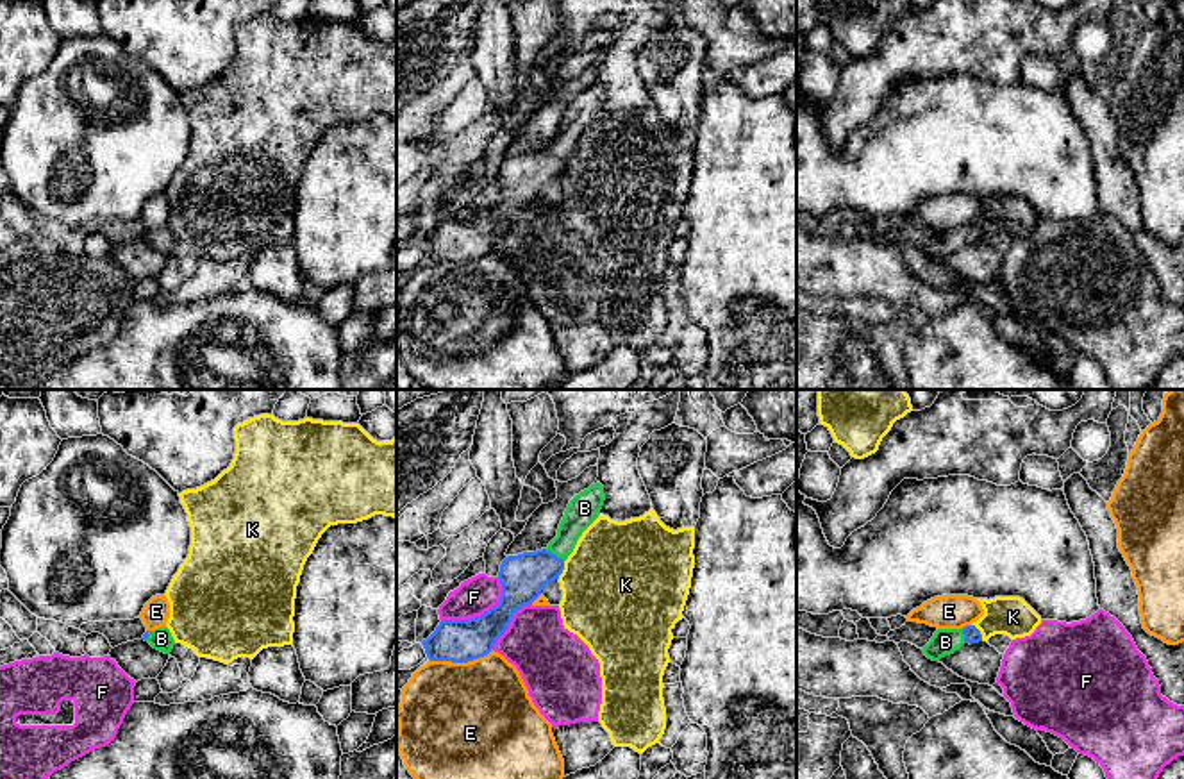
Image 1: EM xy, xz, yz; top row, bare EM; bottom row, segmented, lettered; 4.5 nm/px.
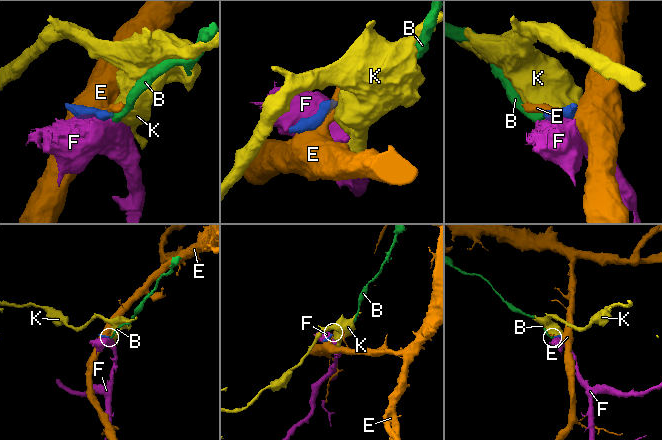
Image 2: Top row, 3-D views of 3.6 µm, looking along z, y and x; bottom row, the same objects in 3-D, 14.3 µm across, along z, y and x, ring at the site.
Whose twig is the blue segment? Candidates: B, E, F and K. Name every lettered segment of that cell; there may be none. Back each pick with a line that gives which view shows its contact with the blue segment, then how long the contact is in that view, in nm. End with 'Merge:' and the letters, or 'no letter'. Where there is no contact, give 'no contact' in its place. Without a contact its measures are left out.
B: xz | 110 nm
Merge: B

